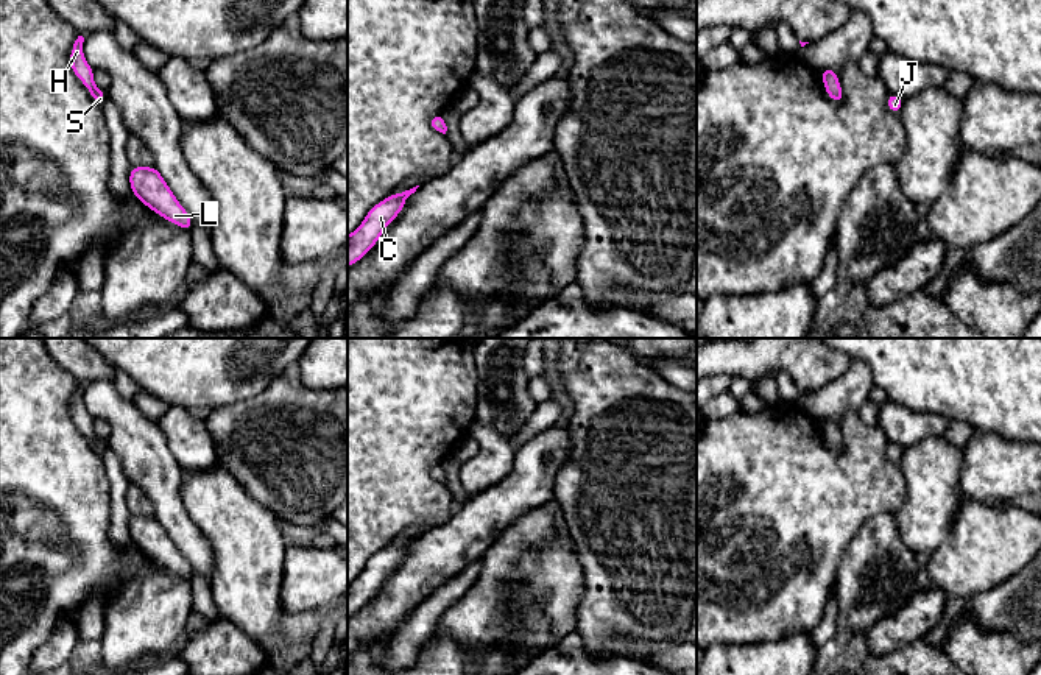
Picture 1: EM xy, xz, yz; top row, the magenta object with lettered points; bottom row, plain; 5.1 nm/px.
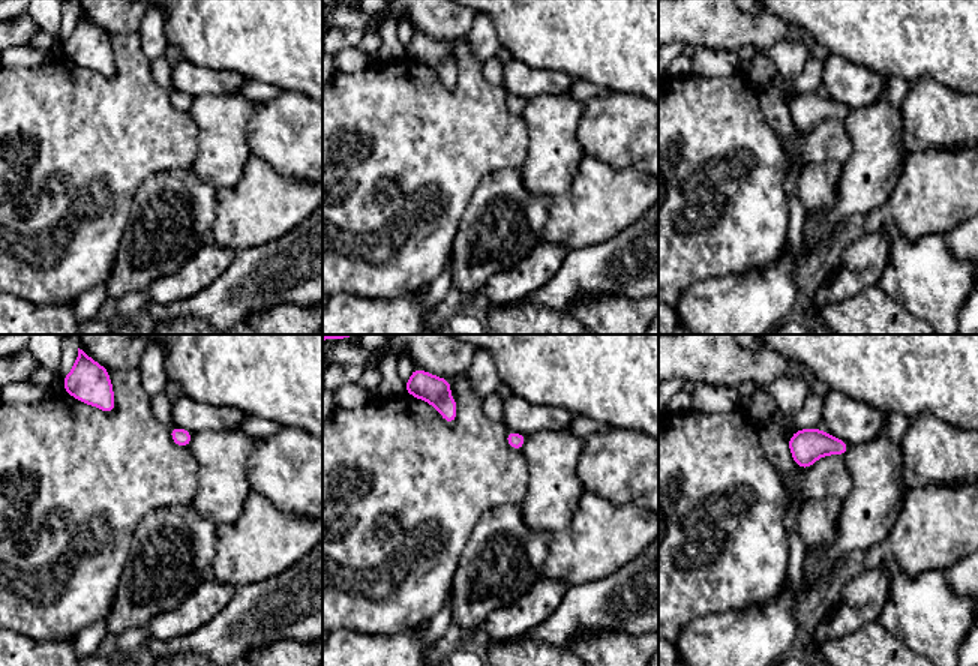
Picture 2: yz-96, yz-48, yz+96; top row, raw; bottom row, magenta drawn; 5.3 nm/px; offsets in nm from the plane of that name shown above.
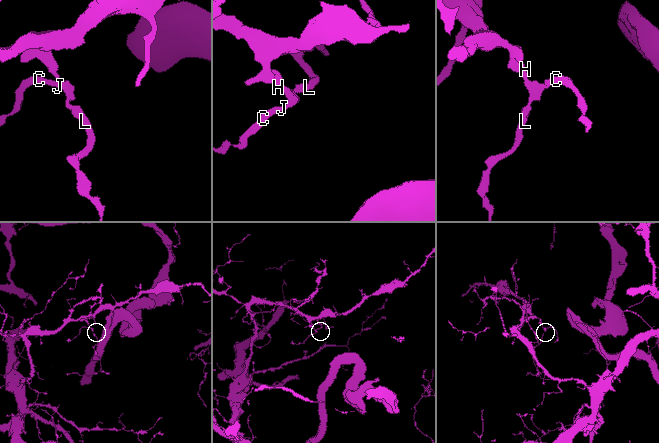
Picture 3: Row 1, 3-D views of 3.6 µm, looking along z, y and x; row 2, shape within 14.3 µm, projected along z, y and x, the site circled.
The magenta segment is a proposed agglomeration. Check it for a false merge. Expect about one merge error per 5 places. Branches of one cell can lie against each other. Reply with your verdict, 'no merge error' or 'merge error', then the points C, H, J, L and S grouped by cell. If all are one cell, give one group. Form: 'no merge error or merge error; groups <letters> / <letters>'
no merge error; groups C H J L S

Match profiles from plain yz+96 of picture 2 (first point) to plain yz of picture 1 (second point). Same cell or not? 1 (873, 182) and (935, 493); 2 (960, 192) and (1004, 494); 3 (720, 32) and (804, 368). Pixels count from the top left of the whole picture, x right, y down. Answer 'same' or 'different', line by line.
1: same
2: different
3: same

